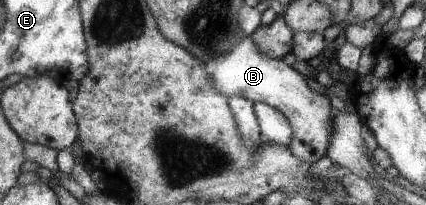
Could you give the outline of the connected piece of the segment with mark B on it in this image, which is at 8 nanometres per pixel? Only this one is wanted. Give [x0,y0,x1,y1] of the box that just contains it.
[205,36,335,164]

